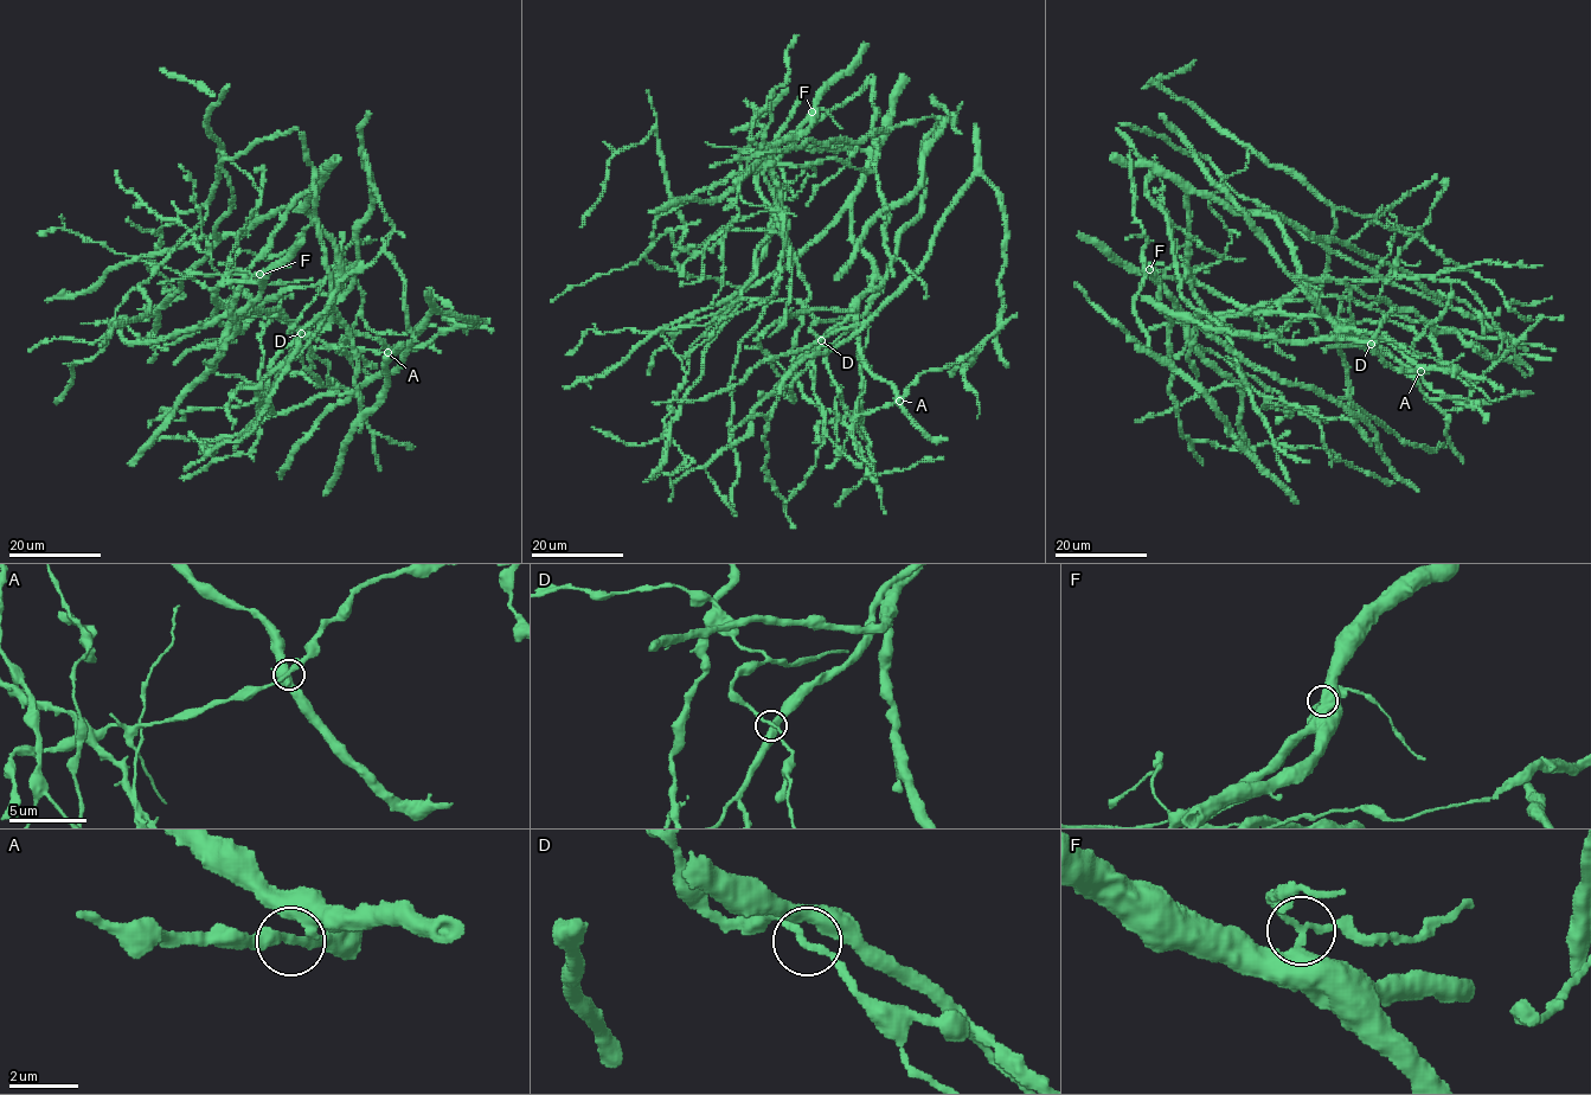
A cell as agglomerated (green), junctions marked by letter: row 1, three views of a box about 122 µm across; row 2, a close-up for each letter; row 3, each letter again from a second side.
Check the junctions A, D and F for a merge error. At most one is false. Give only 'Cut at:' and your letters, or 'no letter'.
Cut at: F

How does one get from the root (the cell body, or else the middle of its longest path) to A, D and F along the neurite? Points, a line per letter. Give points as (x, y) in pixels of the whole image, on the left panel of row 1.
A: (333, 242), (340, 288), (331, 307), (332, 317), (355, 333), (373, 337), (387, 352)
D: (333, 242), (339, 266), (338, 295), (319, 320), (301, 333)
F: (333, 242), (303, 210), (314, 194), (306, 192), (286, 213), (273, 245), (245, 273), (229, 273), (260, 274)

